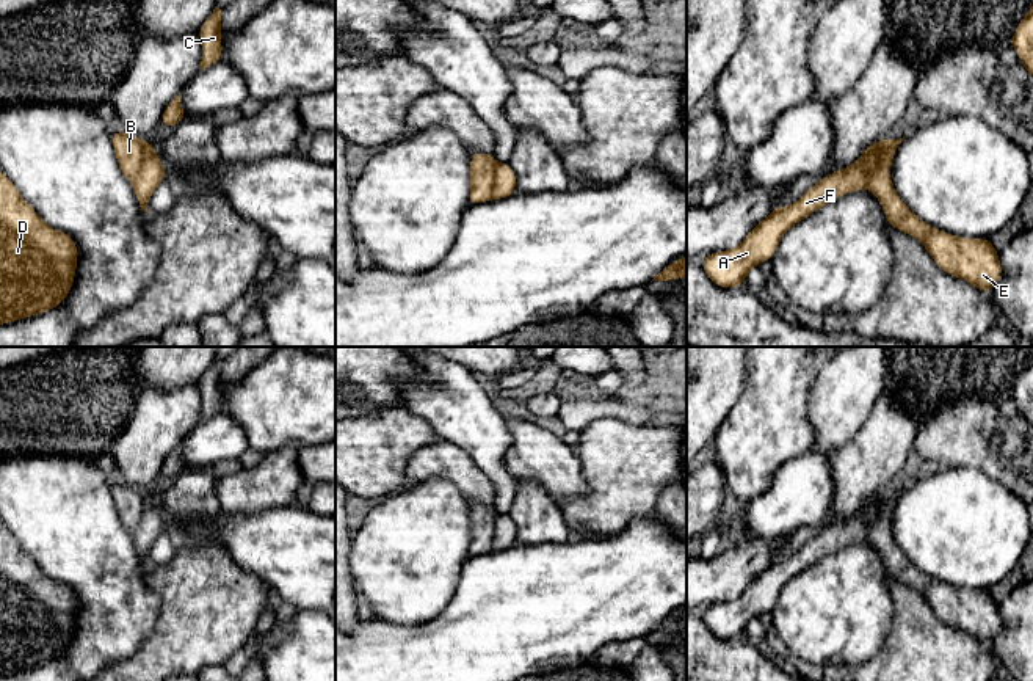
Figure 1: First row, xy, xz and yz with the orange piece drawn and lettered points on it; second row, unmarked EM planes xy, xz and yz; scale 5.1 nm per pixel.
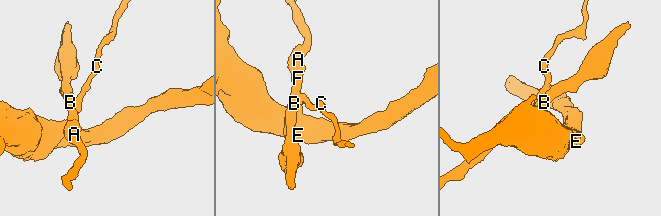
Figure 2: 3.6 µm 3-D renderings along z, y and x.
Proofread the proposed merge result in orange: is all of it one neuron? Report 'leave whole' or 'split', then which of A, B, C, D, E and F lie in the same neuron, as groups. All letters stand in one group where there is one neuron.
split | A B F / C D E

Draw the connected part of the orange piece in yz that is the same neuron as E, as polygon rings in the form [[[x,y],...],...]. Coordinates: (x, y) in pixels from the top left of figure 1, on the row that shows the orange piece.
[[[887,165],[875,168],[867,188],[879,199],[887,224],[915,237],[941,270],[981,292],[992,290],[1003,268],[991,239],[964,239],[928,226],[900,199]]]

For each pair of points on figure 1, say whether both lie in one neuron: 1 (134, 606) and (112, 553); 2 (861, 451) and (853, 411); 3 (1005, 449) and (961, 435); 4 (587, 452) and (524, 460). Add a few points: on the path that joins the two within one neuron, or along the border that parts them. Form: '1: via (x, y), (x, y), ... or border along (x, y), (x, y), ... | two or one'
1: via (121, 593), (112, 584), (112, 565) | one
2: border along (877, 400), (859, 430), (830, 455) | two
3: via (994, 444), (972, 435) | one
4: border along (572, 449), (588, 488) | two

